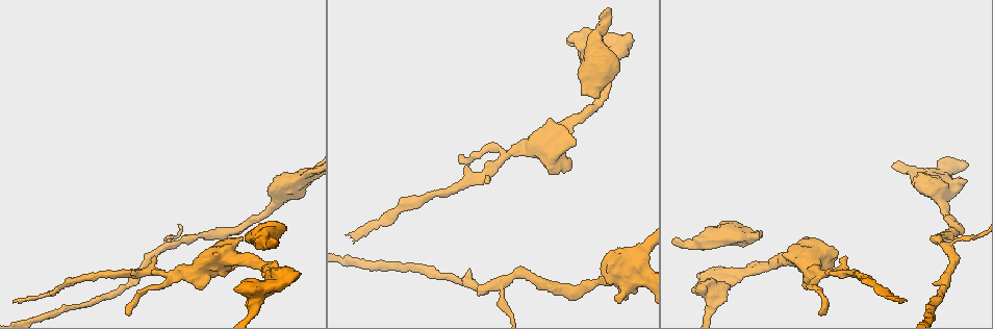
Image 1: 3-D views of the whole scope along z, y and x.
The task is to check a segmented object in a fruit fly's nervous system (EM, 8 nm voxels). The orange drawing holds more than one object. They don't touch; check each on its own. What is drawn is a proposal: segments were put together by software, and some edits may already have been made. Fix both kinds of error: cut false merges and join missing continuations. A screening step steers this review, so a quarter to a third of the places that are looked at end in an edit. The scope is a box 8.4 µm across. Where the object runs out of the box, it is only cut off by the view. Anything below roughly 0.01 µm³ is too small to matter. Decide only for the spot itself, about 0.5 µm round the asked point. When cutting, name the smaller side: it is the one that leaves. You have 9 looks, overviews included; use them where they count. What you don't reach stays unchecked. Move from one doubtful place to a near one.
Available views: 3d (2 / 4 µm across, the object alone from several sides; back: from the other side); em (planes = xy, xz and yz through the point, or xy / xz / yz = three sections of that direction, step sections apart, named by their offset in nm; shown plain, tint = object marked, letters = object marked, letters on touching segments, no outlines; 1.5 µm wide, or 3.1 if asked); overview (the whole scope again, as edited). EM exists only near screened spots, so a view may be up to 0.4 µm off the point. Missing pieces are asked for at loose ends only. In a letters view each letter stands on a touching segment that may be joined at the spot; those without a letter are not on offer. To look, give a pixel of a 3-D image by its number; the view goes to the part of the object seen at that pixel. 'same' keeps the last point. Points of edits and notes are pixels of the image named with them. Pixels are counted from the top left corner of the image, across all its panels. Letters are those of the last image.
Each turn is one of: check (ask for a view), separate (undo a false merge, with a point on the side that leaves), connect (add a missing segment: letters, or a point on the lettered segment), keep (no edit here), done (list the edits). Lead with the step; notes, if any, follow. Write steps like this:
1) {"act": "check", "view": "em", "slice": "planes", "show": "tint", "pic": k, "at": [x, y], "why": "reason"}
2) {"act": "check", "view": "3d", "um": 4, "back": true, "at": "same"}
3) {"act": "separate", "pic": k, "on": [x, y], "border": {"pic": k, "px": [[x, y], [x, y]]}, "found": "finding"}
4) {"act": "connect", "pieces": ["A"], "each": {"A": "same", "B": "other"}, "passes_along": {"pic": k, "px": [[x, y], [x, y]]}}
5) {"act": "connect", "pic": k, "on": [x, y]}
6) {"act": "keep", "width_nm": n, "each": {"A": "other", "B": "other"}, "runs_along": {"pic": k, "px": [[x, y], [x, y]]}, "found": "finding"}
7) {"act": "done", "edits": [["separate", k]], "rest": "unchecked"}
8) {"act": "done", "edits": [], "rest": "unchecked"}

{"act": "check", "view": "3d", "um": 2, "pic": 1, "at": [178, 271], "why": "two arms in line, one across"}

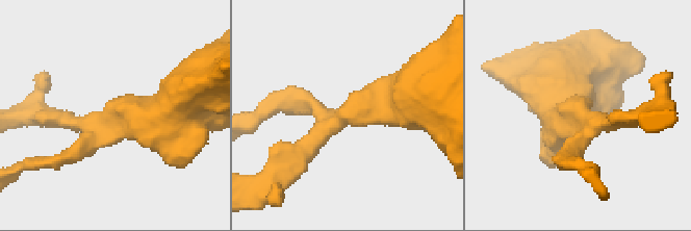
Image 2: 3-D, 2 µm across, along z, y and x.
{"act": "check", "view": "em", "slice": "planes", "show": "tint", "pic": 2, "at": [348, 117]}

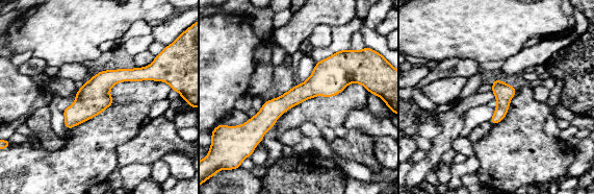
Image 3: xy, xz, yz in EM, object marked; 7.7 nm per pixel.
{"act": "check", "view": "em", "slice": "planes", "show": "letters", "at": "same"}

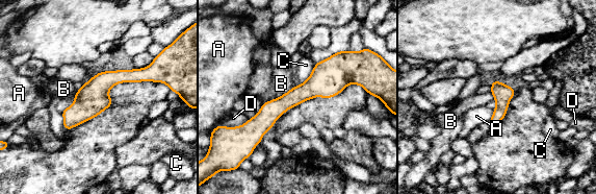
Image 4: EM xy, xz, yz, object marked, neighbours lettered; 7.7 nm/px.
{"act": "keep", "each": {"A": "other", "B": "other", "C": "other", "D": "other"}, "arms": 3, "border": {"pic": 4, "px": [[315, 63], [310, 75], [292, 88]]}, "found": "one cell here"}

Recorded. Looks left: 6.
{"act": "check", "view": "3d", "um": 4, "pic": 1, "at": [898, 301], "why": "long arm stops here"}

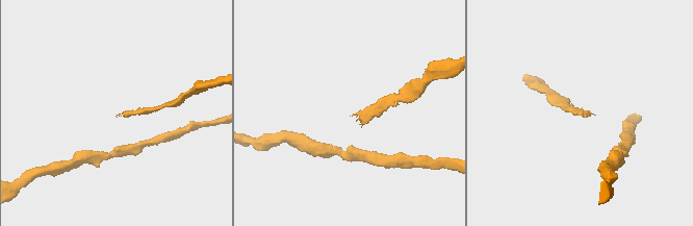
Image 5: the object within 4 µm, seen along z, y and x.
{"act": "check", "view": "em", "slice": "xz", "step": 8, "show": "tint", "pic": 5, "at": [583, 114]}

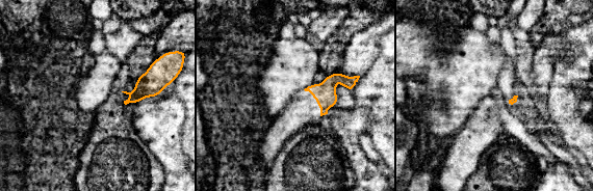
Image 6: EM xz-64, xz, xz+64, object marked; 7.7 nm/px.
{"act": "check", "view": "em", "slice": "planes", "show": "letters", "at": "same", "why": "cut it another way"}

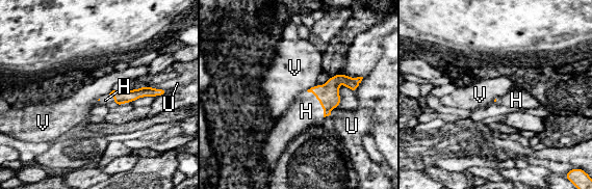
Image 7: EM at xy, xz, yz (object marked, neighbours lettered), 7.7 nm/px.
{"act": "connect", "pieces": ["H"], "each": {"H": "same", "U": "other", "V": "other"}, "passes_along": {"pic": 7, "px": [[328, 96], [319, 103], [306, 111]]}, "found": "the cell continues"}

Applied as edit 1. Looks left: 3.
{"act": "done", "edits": [["connect", 7]], "rest": "unchecked"}

